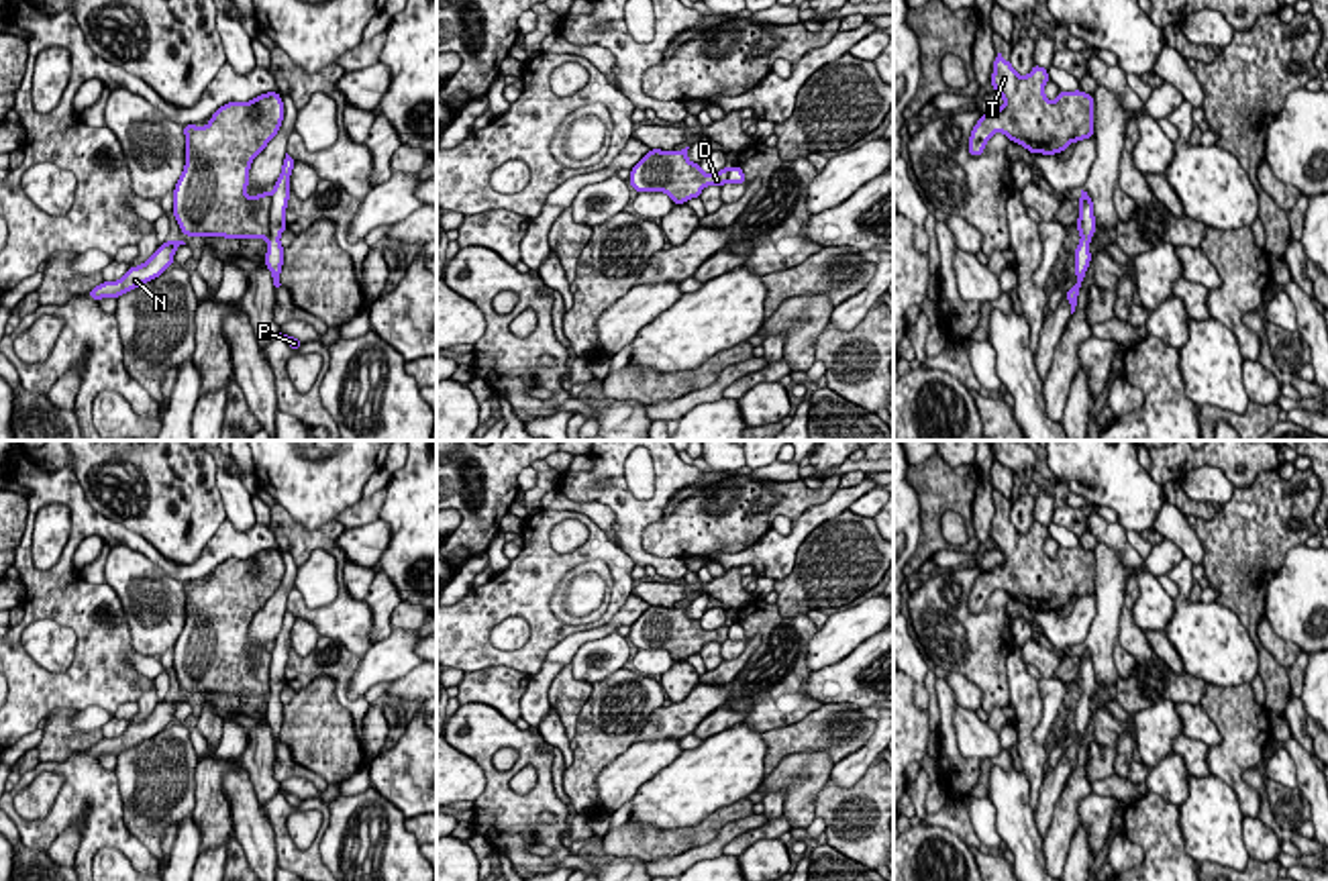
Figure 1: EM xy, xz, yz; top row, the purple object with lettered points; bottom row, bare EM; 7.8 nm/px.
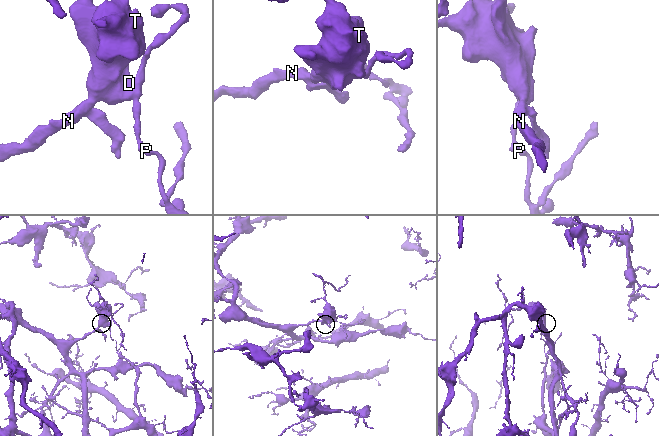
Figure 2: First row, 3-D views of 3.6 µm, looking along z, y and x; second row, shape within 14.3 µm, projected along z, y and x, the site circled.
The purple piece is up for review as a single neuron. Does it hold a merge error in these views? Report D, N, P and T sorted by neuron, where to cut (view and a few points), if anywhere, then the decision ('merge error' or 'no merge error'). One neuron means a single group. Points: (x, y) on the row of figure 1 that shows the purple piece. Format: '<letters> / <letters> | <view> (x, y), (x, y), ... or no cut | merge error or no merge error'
D N T / P | xy (272, 194), (270, 233), (266, 237) | merge error

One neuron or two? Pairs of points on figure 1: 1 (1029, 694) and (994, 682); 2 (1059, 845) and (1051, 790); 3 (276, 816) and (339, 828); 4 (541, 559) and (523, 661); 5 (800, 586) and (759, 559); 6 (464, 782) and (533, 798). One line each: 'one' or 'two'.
1: two
2: two
3: two
4: one
5: two
6: two

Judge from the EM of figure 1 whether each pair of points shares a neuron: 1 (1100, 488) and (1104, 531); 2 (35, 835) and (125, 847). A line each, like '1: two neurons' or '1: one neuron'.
1: two neurons
2: one neuron

